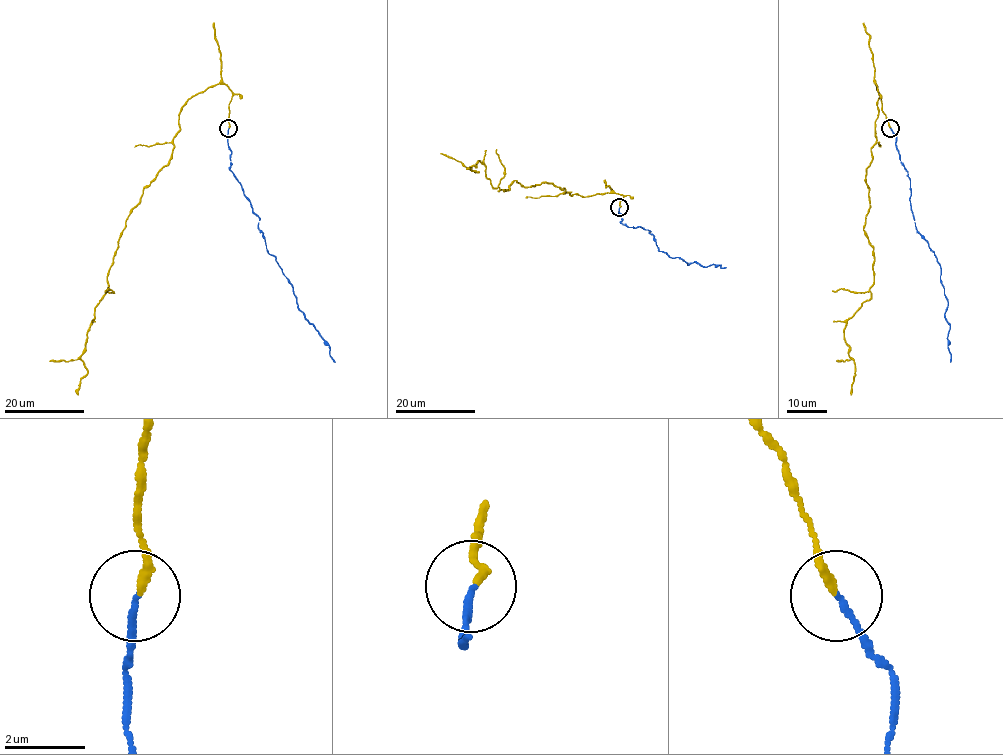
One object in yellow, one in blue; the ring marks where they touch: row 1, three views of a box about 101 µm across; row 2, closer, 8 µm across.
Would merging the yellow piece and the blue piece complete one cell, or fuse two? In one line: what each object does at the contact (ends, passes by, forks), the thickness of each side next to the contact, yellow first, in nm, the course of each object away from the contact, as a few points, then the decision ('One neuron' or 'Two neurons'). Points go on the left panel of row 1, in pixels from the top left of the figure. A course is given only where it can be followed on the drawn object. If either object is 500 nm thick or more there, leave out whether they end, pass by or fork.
At the ring yellow ends. At the ring blue ends. Thickness 200 nm (yellow) against 140 nm. Course of yellow: (228, 128), (232, 92), (224, 84), (183, 106), (170, 162), (143, 190), (116, 248), (78, 394). Course of blue: (228, 128), (229, 169), (258, 217), (266, 249), (276, 258), (304, 317), (329, 346), (335, 361). One neuron

